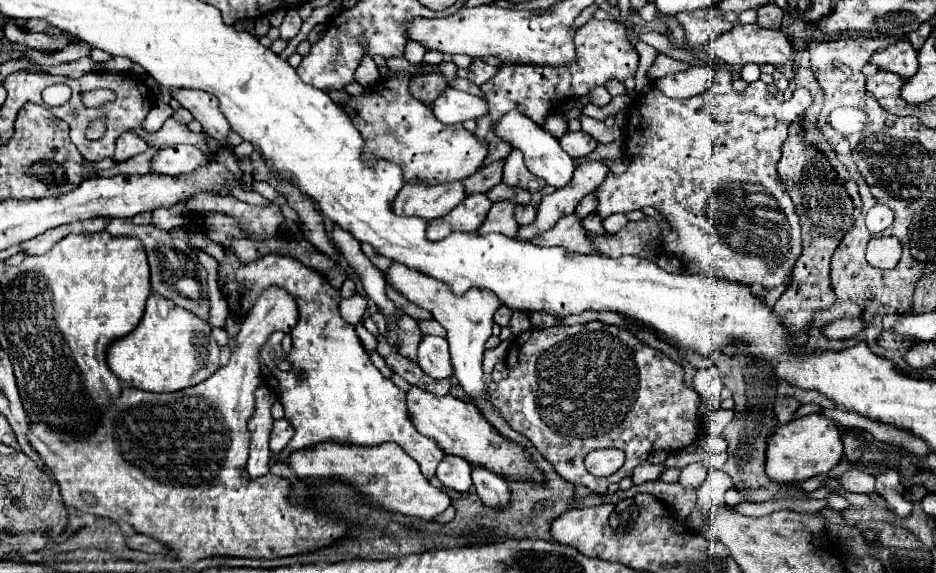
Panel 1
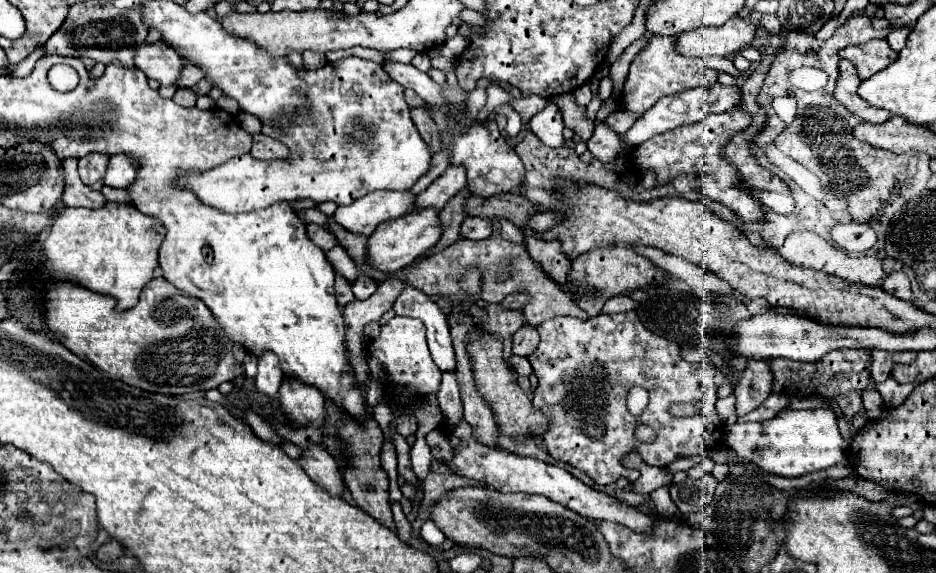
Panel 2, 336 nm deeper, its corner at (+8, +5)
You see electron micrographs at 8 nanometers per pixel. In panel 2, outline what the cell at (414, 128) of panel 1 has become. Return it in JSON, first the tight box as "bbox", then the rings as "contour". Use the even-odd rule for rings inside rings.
{"bbox":[174,56,432,214],"contour":[[[358,56],[342,58],[318,70],[306,70],[306,72],[300,70],[300,76],[308,84],[308,98],[312,104],[310,120],[304,122],[302,118],[294,118],[292,122],[288,122],[288,128],[284,126],[284,130],[264,126],[266,134],[274,134],[274,138],[282,140],[288,148],[292,148],[292,156],[288,160],[266,162],[266,160],[256,160],[252,156],[236,156],[204,172],[180,172],[174,178],[174,186],[192,190],[202,204],[208,204],[210,208],[228,214],[252,212],[268,208],[280,200],[298,200],[298,198],[310,198],[316,204],[330,200],[336,202],[338,206],[344,206],[352,204],[356,198],[374,190],[412,188],[414,182],[430,170],[432,152],[428,144],[424,144],[424,140],[420,138],[410,118],[408,104],[404,100],[404,86],[400,86],[390,78],[380,80],[380,74],[386,74],[380,64],[374,64]]]}

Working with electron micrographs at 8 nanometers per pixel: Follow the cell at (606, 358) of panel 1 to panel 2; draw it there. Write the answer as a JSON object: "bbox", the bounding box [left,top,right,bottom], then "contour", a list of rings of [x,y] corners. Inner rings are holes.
{"bbox":[528,310,724,486],"contour":[[[634,310],[614,314],[614,316],[598,314],[588,320],[580,320],[572,316],[556,316],[538,324],[536,330],[540,334],[540,344],[528,356],[532,370],[538,376],[538,388],[532,394],[532,406],[536,410],[542,410],[544,416],[548,418],[546,430],[540,432],[538,438],[544,442],[552,458],[584,470],[596,484],[606,486],[616,482],[622,476],[630,478],[632,482],[640,476],[638,470],[626,468],[622,464],[622,458],[630,452],[638,452],[648,466],[666,468],[676,458],[702,454],[702,450],[706,452],[720,442],[724,428],[714,408],[716,404],[716,386],[712,380],[714,368],[704,362],[700,364],[684,362],[680,356],[680,348],[648,332],[648,328],[640,324],[640,318],[636,316]],[[636,384],[644,386],[650,392],[650,402],[640,416],[632,416],[626,408],[626,394]],[[678,402],[700,402],[702,412],[698,416],[674,416],[670,414],[670,406]],[[640,424],[646,424],[652,430],[656,430],[654,442],[644,444],[634,436]]]}

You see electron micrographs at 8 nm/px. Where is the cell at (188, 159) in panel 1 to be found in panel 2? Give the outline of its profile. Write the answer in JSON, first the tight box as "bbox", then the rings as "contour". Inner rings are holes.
{"bbox":[104,154,140,188],"contour":[[[114,154],[108,162],[108,172],[104,176],[104,184],[112,188],[128,188],[138,176],[140,164],[128,154]]]}

